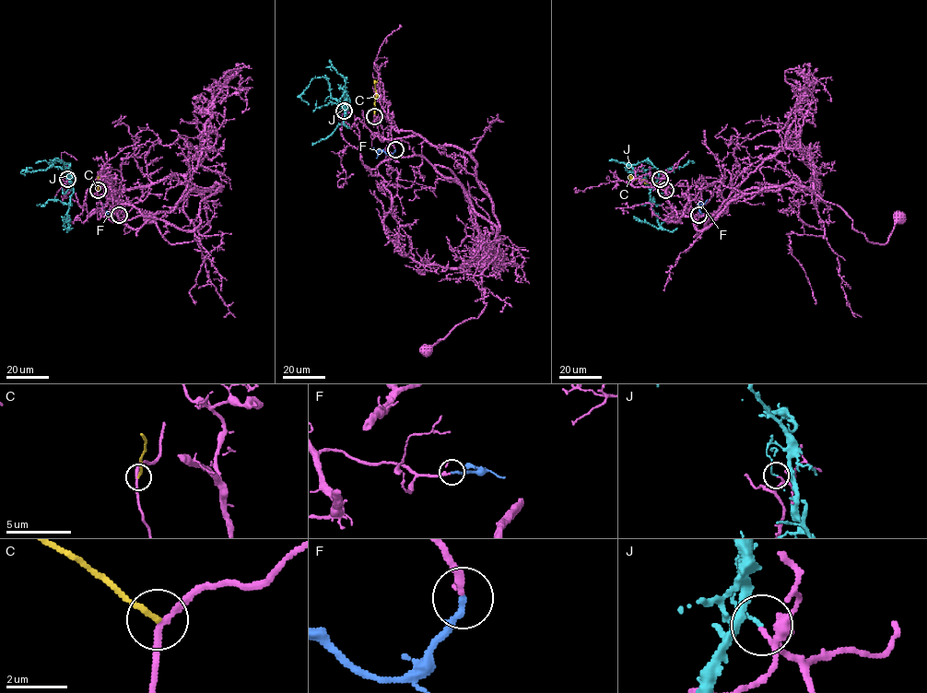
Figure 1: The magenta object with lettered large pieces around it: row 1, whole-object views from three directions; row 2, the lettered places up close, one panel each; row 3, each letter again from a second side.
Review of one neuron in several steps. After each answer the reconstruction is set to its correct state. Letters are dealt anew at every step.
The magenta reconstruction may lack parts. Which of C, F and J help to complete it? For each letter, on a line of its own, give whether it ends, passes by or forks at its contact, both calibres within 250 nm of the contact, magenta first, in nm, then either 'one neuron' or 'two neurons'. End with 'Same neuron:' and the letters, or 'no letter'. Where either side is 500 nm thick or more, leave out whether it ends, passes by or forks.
C: it ends | 180/180 nm | two neurons
F: it ends | 180/200 nm | one neuron
J: it ends | 100/90 nm | two neurons
Same neuron: F

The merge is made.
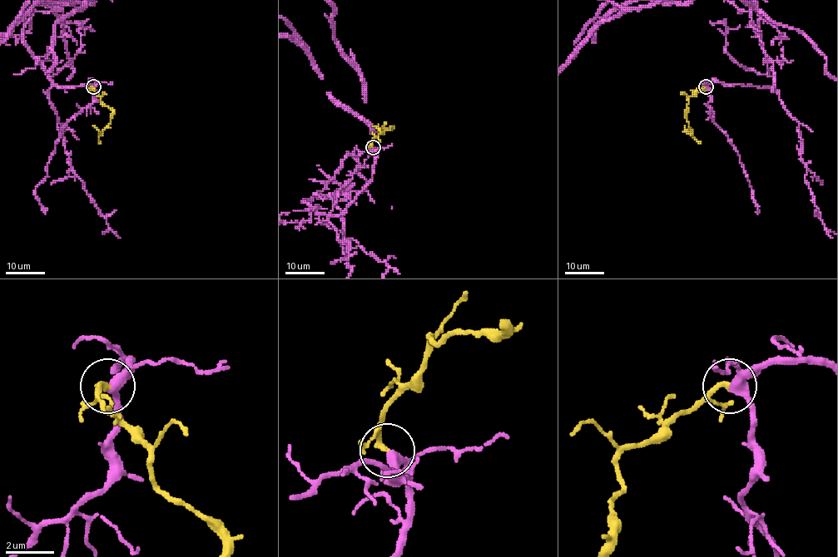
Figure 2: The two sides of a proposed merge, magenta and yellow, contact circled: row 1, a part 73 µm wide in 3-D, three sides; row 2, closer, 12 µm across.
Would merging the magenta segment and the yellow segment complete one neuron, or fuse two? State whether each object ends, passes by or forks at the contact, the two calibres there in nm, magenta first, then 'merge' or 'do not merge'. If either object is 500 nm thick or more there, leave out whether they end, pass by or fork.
magenta passes by; yellow ends; calibres 340 and 240 nm; merge

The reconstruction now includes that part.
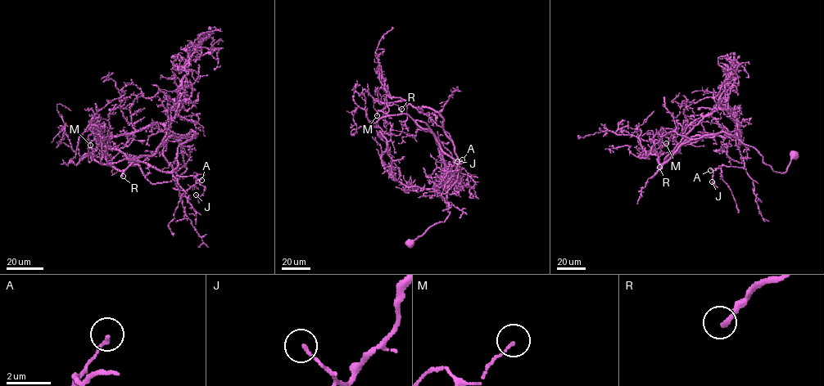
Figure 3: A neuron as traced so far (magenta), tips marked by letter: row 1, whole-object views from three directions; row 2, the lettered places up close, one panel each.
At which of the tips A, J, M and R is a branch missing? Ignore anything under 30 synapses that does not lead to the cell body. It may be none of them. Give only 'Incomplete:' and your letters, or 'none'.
Incomplete: R

